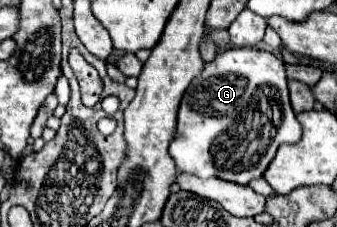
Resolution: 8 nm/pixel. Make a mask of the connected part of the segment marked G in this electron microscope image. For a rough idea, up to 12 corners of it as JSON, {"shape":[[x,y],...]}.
{"shape":[[230,47],[192,79],[180,173],[248,185],[302,127],[284,61]]}

